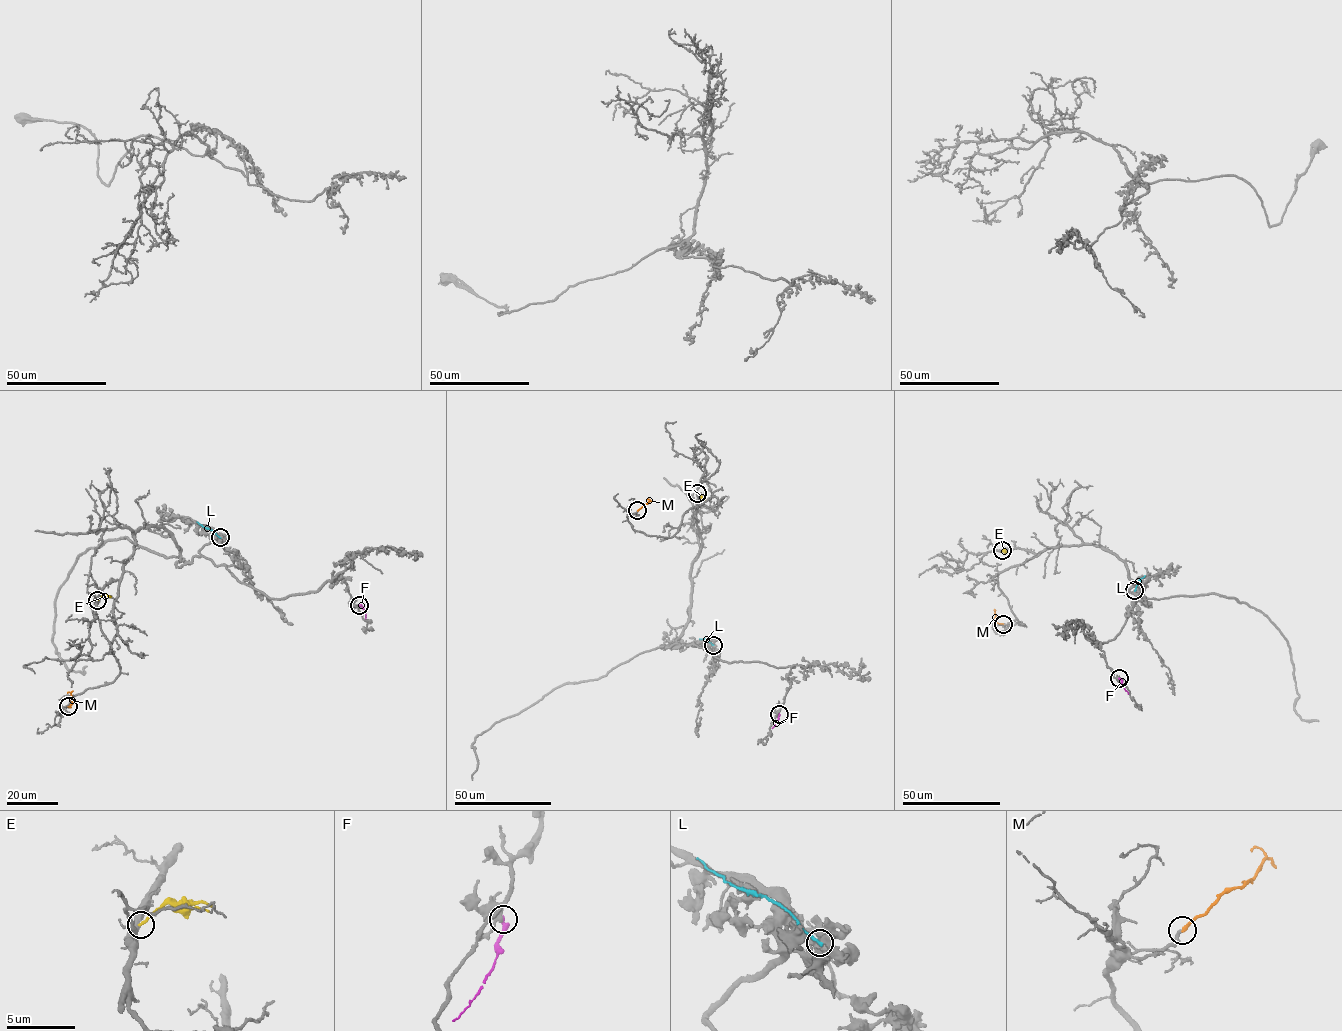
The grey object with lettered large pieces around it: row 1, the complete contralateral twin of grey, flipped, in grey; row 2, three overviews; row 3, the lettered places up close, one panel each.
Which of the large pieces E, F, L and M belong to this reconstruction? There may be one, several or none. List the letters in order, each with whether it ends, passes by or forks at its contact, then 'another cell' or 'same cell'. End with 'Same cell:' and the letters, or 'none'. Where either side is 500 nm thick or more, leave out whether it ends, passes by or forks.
E: it ends; another cell
F: it ends; another cell
L: another cell
M: it ends; same cell
Same cell: M

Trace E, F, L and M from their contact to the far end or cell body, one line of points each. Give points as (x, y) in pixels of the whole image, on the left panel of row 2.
E: (97, 600), (110, 597)
F: (359, 605), (365, 619)
L: (220, 537), (197, 522)
M: (68, 706), (72, 703), (71, 695), (67, 693)

